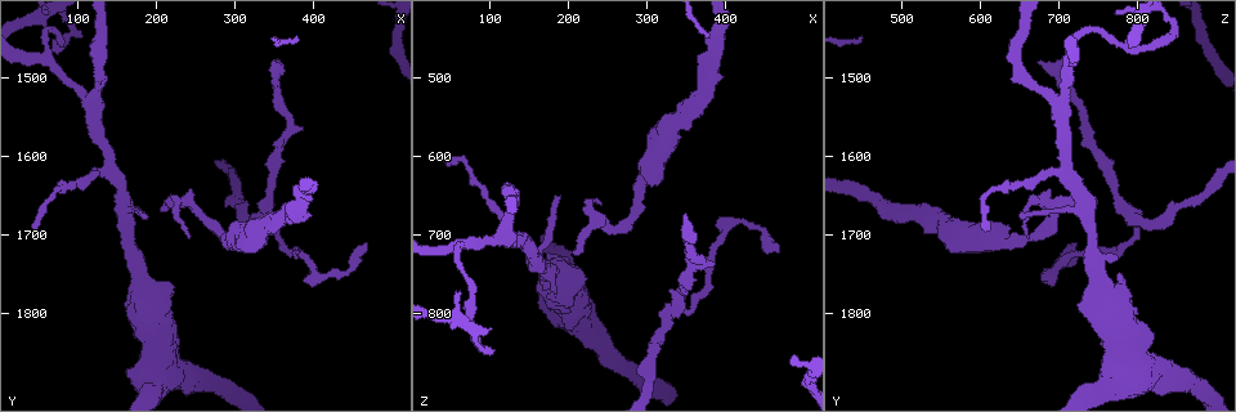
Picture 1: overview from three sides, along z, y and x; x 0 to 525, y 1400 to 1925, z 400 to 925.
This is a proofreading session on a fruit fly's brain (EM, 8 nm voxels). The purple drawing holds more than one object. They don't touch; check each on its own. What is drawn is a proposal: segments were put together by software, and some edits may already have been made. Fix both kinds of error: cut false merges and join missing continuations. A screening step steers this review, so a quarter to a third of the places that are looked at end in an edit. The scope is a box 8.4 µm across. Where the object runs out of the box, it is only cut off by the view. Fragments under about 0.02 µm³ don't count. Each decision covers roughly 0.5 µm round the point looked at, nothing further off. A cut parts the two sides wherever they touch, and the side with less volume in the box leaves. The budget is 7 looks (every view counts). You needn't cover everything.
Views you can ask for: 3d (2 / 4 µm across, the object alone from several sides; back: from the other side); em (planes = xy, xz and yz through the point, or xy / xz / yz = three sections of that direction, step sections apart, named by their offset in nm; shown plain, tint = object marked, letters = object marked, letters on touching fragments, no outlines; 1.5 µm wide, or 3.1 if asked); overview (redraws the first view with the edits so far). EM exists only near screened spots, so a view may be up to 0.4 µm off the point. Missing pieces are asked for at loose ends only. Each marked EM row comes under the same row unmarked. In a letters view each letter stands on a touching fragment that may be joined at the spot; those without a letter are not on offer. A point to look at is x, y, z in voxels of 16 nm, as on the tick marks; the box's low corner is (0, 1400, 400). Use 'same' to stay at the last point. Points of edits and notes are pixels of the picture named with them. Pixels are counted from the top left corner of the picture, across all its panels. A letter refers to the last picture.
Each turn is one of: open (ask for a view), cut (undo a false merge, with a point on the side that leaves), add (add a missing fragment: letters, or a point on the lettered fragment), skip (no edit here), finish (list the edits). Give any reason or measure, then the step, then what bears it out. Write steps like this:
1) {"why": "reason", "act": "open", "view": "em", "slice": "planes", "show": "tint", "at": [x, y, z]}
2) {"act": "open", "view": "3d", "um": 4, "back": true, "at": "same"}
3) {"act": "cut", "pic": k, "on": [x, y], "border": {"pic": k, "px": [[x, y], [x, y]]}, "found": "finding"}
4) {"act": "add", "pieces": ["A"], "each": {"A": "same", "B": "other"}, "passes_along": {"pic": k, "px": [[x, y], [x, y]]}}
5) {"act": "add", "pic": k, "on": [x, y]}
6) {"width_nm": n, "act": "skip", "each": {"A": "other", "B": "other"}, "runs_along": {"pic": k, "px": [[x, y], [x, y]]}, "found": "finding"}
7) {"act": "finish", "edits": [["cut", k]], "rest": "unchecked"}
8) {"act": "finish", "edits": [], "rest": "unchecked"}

{"why": "tapers out", "act": "open", "view": "3d", "um": 4, "at": [190, 1675, 655]}

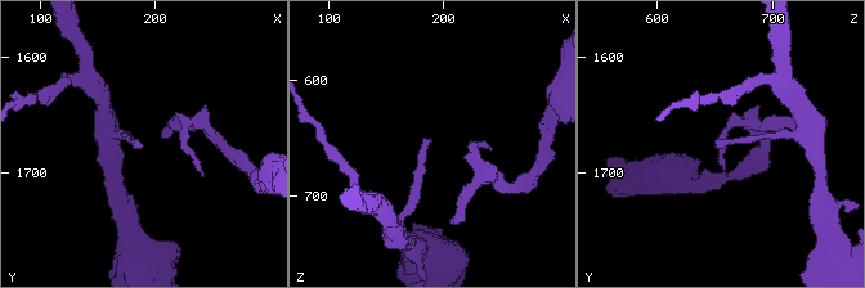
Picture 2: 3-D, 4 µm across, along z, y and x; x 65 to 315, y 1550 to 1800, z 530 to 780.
{"why": "shape alone is not enough", "act": "open", "view": "em", "slice": "xz", "step": 4, "show": "tint", "at": [188, 1676, 652]}

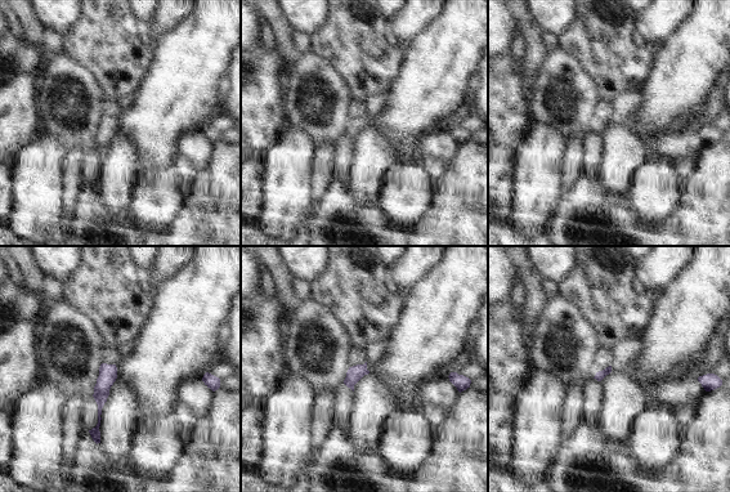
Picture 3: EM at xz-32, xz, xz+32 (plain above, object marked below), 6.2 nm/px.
{"why": "what lies round it", "act": "open", "view": "em", "slice": "xz", "step": 4, "show": "letters", "at": "same"}

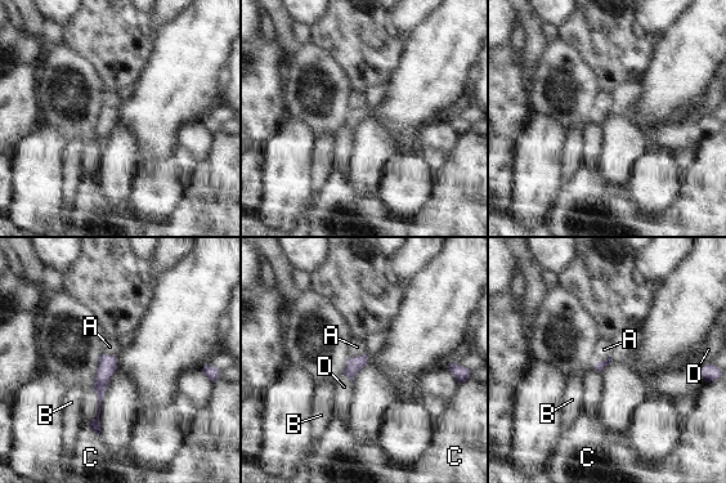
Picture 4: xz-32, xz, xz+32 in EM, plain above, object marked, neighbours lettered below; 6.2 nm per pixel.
{"act": "skip", "each": {"A": "other", "B": "other", "C": "other", "D": "other"}, "border": {"pic": 4, "px": [[366, 352], [349, 358]]}, "found": "none of them fits"}

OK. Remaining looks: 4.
{"why": "three-way junction", "act": "open", "view": "3d", "um": 4, "at": [335, 1675, 790]}

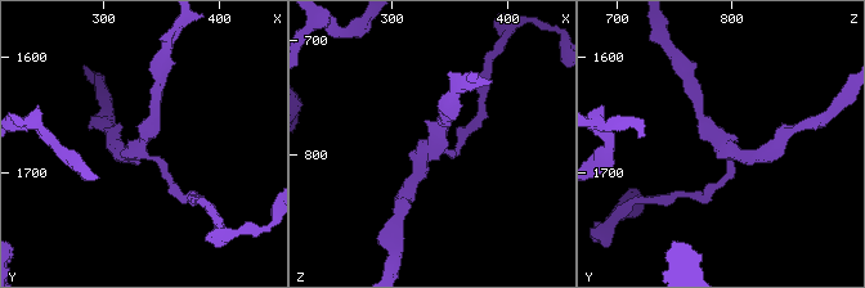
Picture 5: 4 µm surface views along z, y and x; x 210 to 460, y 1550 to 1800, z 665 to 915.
{"arms": 3, "act": "open", "view": "em", "slice": "xz", "step": 4, "show": "tint", "at": [334, 1674, 792]}

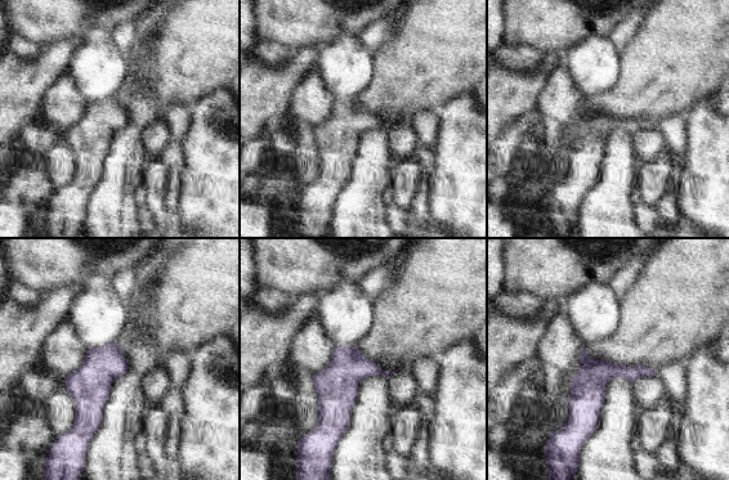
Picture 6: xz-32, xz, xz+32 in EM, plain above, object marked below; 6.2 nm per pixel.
{"act": "open", "view": "em", "slice": "xz", "step": 4, "show": "letters", "at": "same"}

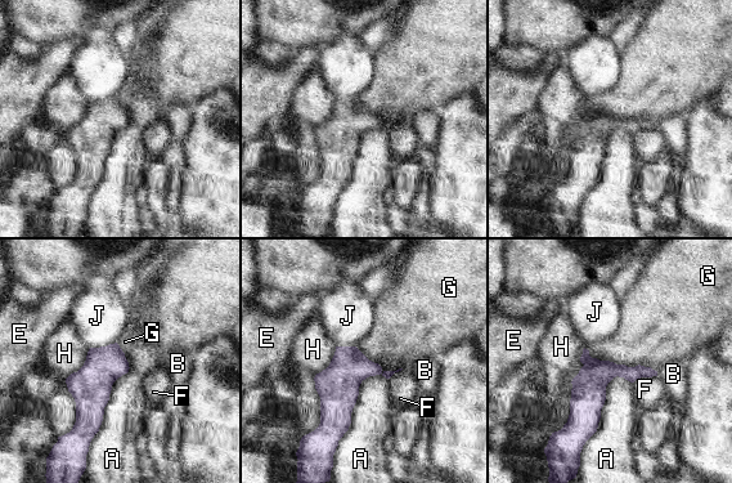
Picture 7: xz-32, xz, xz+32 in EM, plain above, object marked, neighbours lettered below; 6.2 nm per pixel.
{"act": "skip", "each": {"A": "other", "B": "other", "E": "other", "F": "other", "G": "other", "H": "other", "J": "other"}, "found": "continuous, no second neuron"}

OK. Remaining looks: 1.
{"why": "abrupt turn", "act": "open", "view": "em", "slice": "planes", "show": "letters", "at": [90, 1435, 850]}

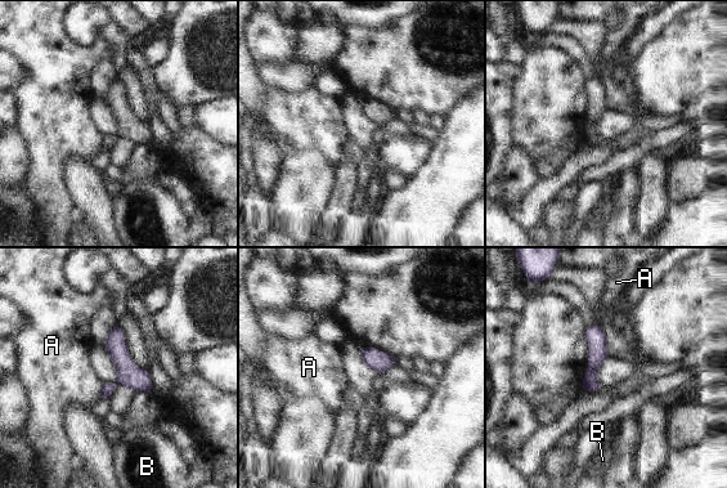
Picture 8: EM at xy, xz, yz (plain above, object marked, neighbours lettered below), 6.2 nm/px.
{"act": "cut", "pic": 8, "on": [597, 350], "each": {"A": "other", "B": "other"}, "part_leaving": {"pic": 8, "px": [[116, 331], [125, 367], [147, 389]]}, "found": "a second neuron is stuck on"}

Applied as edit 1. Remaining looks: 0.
{"act": "finish", "edits": [["cut", 8]], "rest": "unchecked"}

